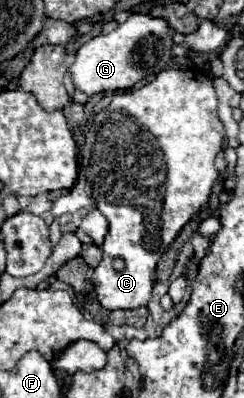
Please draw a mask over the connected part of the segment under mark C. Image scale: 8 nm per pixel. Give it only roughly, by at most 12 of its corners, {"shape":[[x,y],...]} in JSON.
{"shape":[[203,70],[115,94],[85,134],[109,222],[97,300],[147,306],[223,150]]}

